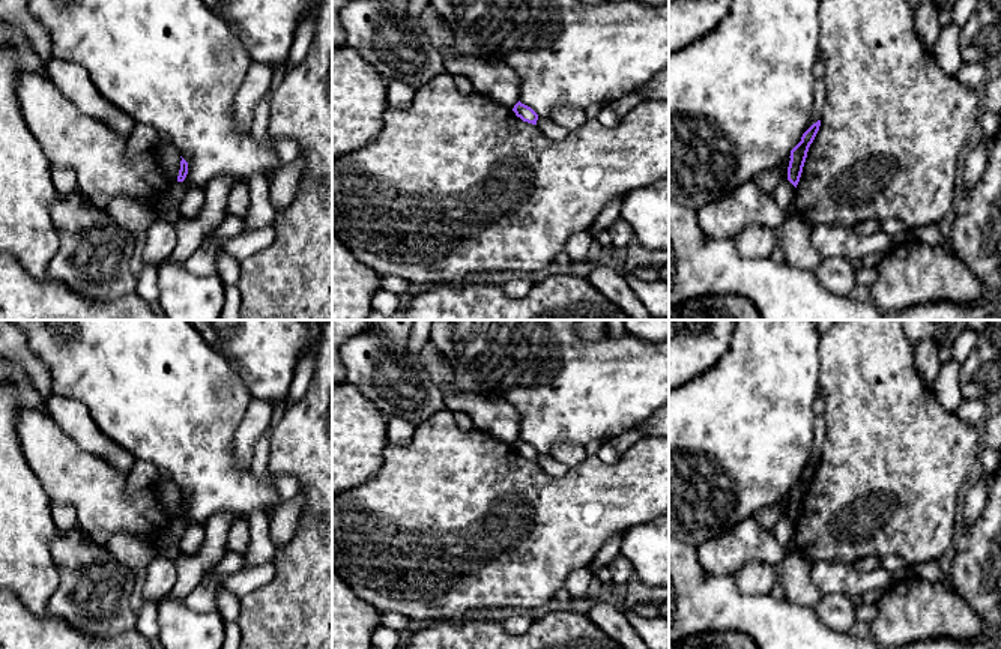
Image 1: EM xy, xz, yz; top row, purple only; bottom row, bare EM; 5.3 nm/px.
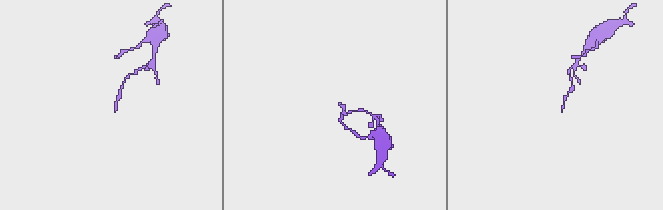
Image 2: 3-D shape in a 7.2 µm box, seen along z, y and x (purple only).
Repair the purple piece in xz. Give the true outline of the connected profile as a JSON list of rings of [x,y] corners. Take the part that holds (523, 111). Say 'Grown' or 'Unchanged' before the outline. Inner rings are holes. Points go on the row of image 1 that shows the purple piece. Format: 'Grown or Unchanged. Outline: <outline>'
Unchanged. Outline: [[[520,101],[514,105],[513,111],[517,117],[520,117],[523,122],[537,125],[538,114],[528,105],[522,104]]]

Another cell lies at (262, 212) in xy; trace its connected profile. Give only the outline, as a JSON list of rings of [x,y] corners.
[[[254,173],[245,183],[249,191],[249,210],[243,218],[245,231],[254,231],[272,225],[275,209],[269,200],[269,176]]]

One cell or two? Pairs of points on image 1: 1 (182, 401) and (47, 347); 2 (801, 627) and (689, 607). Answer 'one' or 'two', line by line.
1: one
2: one

